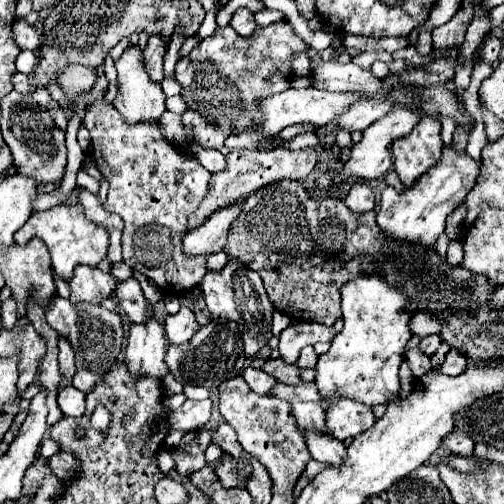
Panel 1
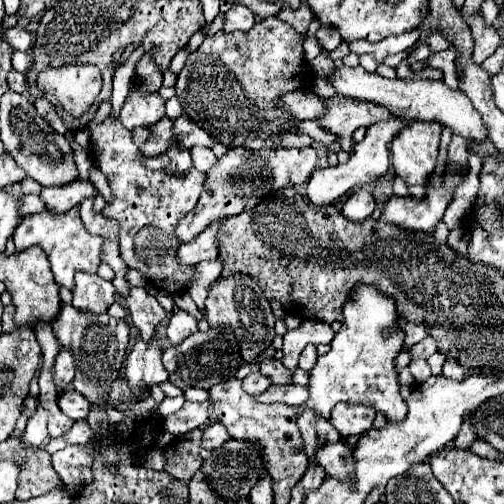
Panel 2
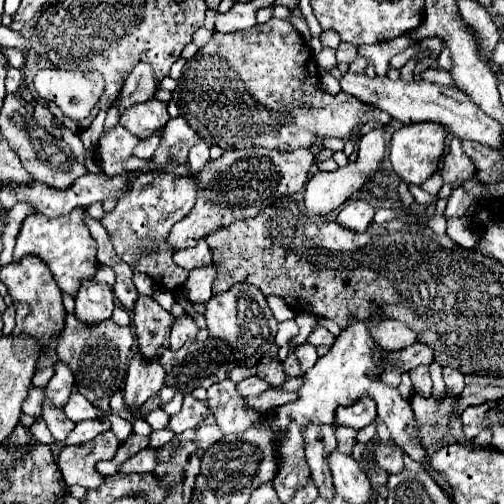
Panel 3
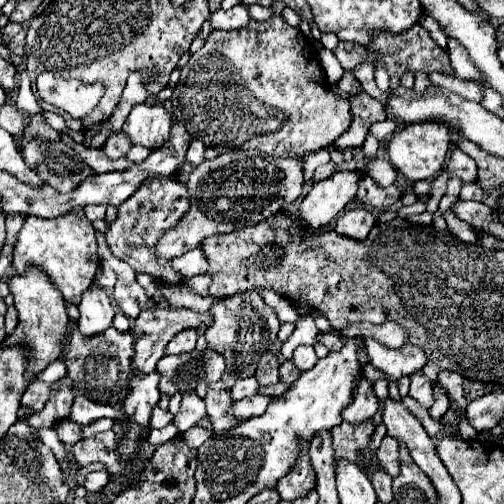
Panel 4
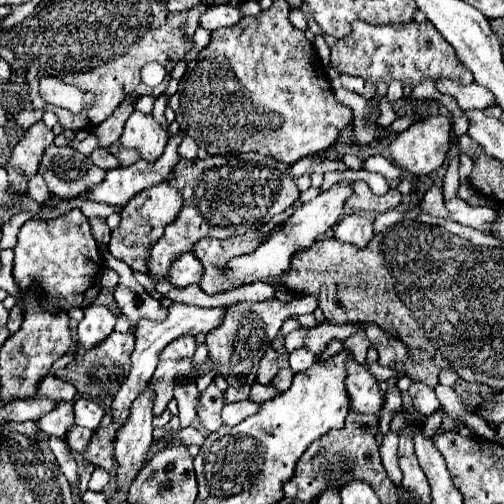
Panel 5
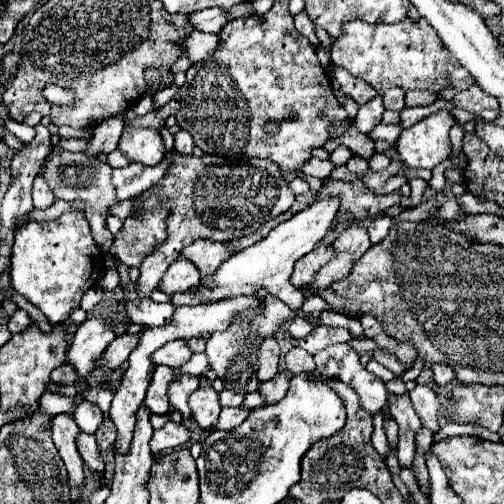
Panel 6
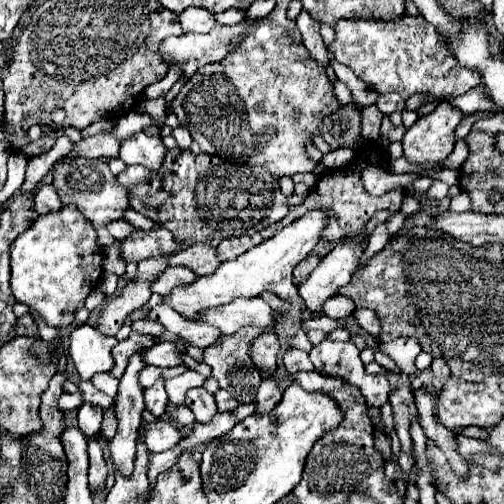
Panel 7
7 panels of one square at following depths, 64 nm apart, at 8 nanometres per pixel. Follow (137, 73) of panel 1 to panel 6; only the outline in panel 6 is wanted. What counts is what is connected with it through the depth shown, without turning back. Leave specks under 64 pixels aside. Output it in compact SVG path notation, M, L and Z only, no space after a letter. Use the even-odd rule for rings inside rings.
M124 128L118 150L130 162L140 162L146 166L156 166L162 162L166 148L158 130L152 128Z

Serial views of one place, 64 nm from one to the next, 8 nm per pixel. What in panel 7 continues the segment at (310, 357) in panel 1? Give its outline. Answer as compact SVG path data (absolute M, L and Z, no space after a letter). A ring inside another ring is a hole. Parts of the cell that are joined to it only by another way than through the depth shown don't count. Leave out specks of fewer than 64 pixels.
M290 348L284 352L284 358L282 358L288 374L296 374L296 372L302 372L302 370L312 370L312 362L308 358L306 352L300 352L296 348Z

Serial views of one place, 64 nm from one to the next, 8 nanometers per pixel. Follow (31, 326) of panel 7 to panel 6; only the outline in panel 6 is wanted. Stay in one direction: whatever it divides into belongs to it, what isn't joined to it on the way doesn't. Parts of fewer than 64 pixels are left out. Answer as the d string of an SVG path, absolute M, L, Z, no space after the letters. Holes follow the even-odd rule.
M16 310L12 316L10 316L10 320L8 320L8 330L12 332L12 334L18 334L18 332L22 332L22 330L26 330L28 326L30 326L30 316L24 312L24 310Z

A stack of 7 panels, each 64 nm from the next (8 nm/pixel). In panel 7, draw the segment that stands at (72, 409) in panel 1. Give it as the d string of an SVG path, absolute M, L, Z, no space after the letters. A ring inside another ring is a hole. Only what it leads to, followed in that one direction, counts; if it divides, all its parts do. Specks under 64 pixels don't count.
M84 402L78 410L78 426L86 436L96 436L102 424L102 408L90 402Z

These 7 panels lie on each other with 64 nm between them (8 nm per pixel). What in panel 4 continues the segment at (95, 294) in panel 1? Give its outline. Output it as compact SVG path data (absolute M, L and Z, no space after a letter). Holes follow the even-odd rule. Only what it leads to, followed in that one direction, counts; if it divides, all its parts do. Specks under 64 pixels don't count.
M88 288L88 292L84 292L82 296L78 310L80 310L78 332L84 338L102 334L106 328L112 326L112 318L116 314L110 296L104 288Z

